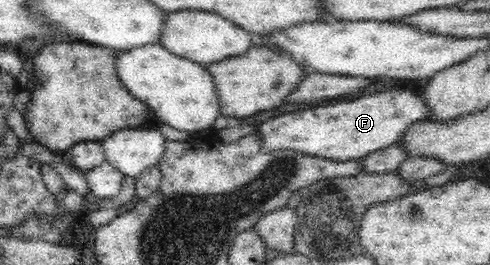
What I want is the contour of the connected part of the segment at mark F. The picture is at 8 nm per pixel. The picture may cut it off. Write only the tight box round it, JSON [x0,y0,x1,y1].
[257,87,430,161]

